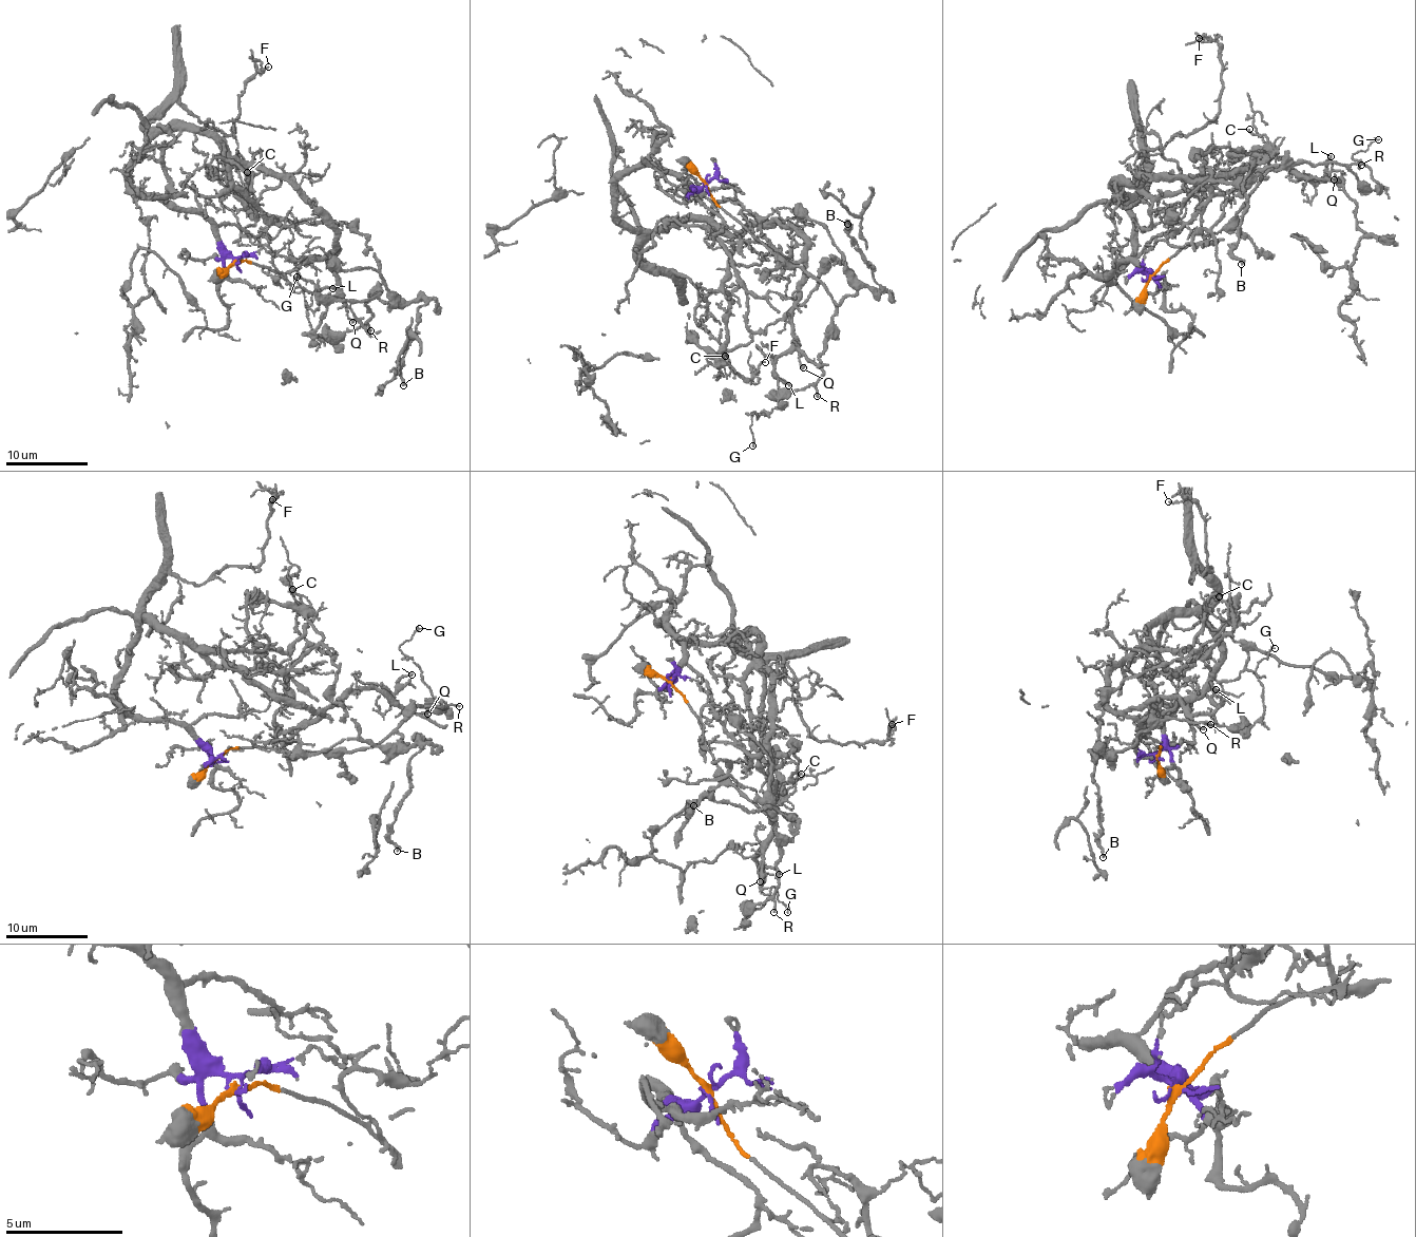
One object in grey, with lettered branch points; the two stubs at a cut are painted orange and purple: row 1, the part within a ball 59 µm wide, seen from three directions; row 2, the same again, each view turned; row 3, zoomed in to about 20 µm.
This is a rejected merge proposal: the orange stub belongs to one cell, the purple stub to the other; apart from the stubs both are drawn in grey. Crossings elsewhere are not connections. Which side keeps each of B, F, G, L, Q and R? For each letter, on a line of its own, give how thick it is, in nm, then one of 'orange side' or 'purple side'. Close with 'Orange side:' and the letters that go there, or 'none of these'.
B: calibre 260 nm; orange side
F: calibre 110 nm; purple side
G: calibre 110 nm; orange side
L: calibre 190 nm; purple side
Q: calibre 150 nm; purple side
R: calibre 140 nm; orange side
Orange side: B, G, R

